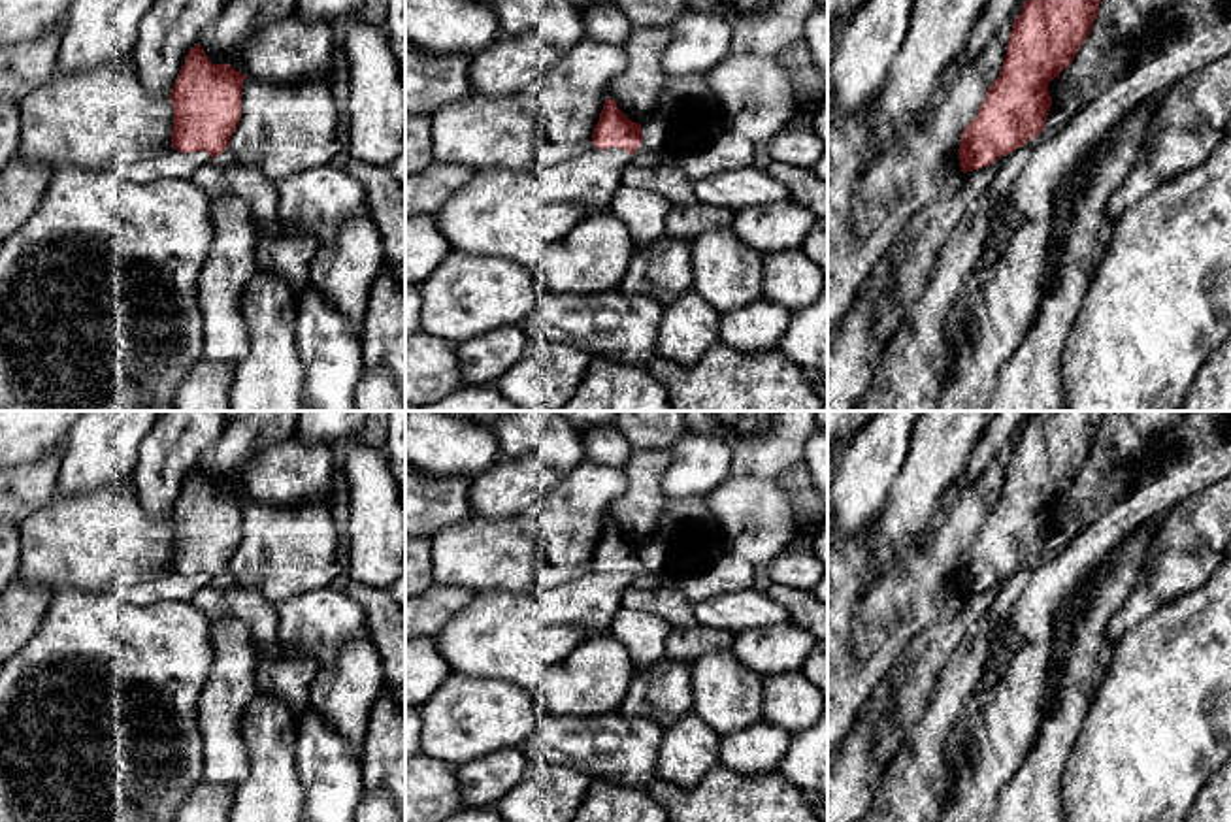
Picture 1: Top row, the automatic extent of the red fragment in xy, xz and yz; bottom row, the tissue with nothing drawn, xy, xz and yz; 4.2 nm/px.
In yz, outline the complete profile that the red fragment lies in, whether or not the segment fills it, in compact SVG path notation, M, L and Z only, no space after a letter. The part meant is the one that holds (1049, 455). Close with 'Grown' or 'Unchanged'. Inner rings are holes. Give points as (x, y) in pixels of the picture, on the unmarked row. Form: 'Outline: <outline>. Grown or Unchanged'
Outline: M1035 411L1014 441L999 500L961 554L961 607L918 633L878 681L875 760L888 764L929 707L937 677L999 592L999 579L1044 552L1048 505L1073 485L1097 441L1105 411Z. Grown

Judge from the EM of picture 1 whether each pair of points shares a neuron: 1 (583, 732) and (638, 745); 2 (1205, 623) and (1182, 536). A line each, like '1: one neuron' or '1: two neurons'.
1: one neuron
2: two neurons

